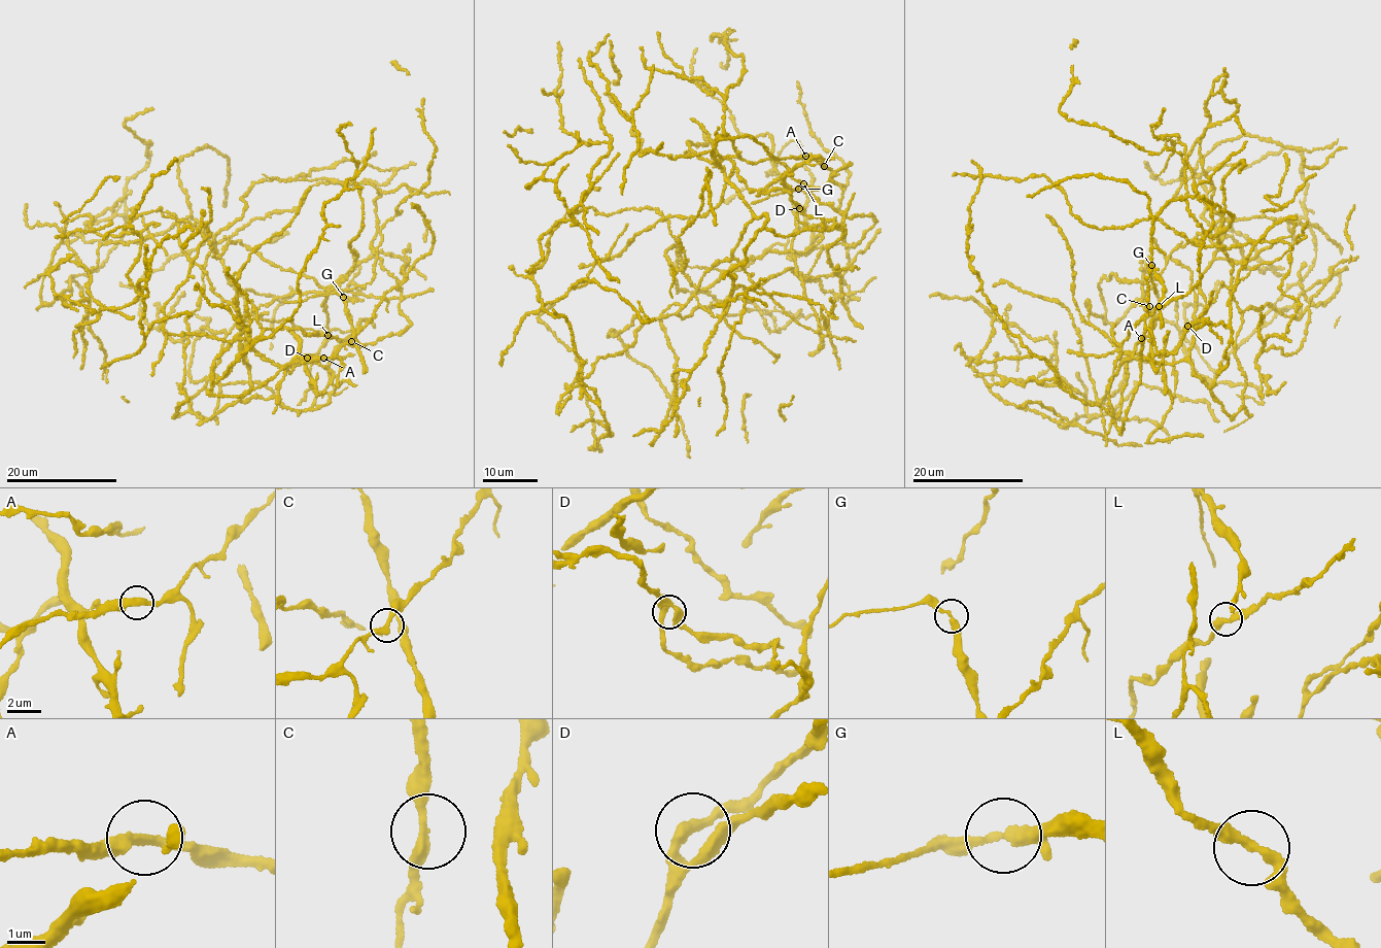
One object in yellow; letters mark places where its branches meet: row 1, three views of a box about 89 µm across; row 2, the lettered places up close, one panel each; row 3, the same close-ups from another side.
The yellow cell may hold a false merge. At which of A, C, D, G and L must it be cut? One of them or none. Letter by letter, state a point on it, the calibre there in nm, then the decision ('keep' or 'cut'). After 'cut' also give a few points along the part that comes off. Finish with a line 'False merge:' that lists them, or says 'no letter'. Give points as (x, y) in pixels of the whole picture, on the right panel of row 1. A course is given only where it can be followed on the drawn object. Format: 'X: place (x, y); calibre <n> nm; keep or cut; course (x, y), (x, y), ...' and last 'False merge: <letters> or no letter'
A: place (1141, 338); calibre 300 nm; keep
C: place (1149, 306); calibre 280 nm; keep
D: place (1187, 326); calibre 280 nm; keep
G: place (1151, 265); calibre 280 nm; cut; course (1151, 265), (1150, 277), (1155, 294)
L: place (1159, 306); calibre 300 nm; keep
False merge: G

